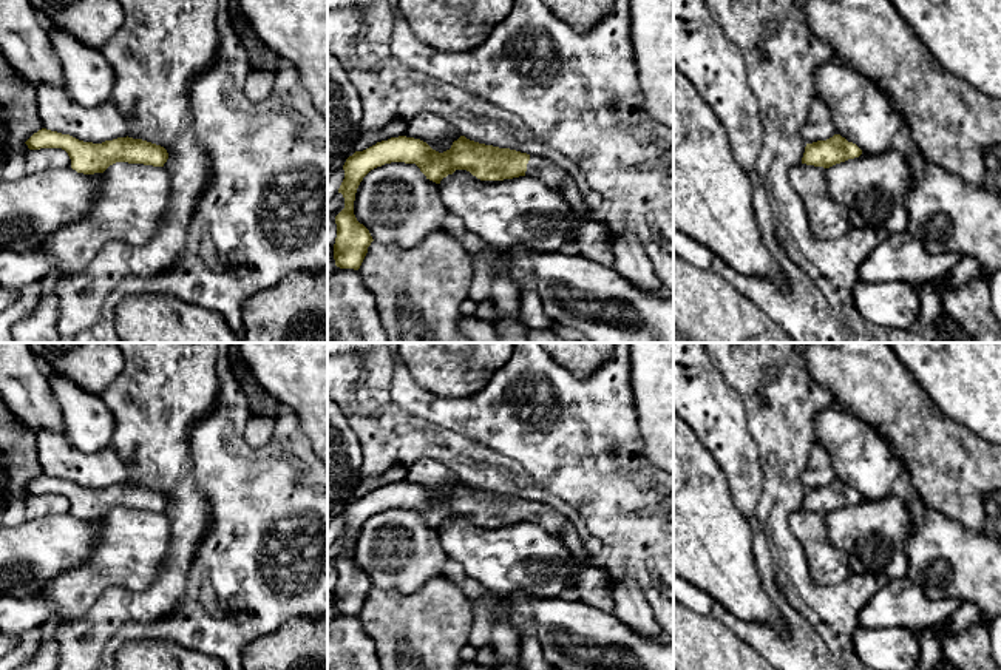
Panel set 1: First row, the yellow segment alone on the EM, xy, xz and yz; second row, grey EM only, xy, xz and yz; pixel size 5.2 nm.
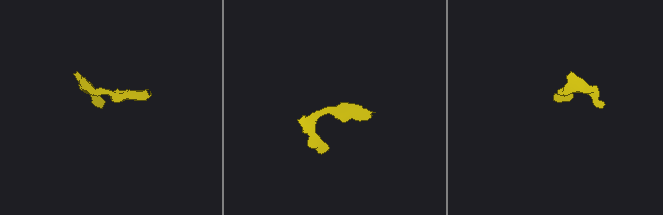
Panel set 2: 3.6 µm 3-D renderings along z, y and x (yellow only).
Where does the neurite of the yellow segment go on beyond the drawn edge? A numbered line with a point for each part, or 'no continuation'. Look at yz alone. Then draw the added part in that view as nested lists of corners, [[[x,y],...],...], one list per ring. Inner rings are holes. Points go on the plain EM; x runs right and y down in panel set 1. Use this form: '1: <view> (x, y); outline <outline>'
1: yz (819, 471); outline [[[816,445],[813,446],[805,471],[802,472],[802,483],[806,489],[826,486],[837,480],[826,451]]]

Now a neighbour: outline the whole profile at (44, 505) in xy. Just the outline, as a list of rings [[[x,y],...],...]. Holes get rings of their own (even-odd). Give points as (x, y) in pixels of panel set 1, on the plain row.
[[[40,494],[20,500],[28,519],[48,517],[71,513],[68,499],[62,494]]]

